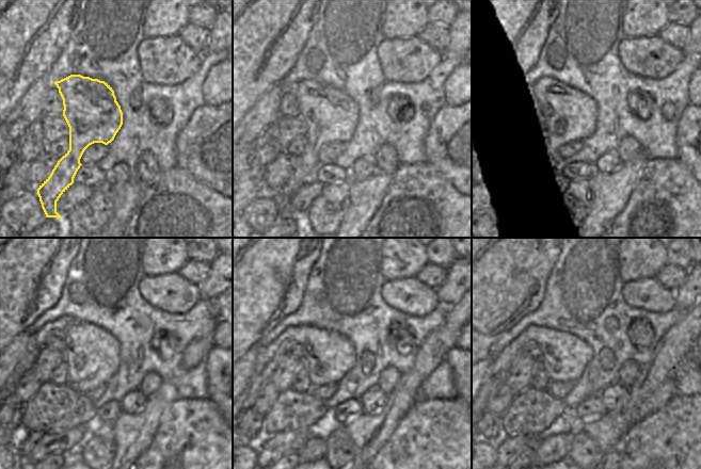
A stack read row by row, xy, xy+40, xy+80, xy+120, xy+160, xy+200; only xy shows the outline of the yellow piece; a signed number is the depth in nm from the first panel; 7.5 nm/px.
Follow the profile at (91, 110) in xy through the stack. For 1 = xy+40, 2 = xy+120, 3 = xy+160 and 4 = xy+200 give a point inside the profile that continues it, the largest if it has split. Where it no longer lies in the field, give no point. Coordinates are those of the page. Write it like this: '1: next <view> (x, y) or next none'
1: next xy+40 (331, 116)
2: next xy+120 (91, 354)
3: next xy+160 (328, 356)
4: next xy+200 (564, 355)

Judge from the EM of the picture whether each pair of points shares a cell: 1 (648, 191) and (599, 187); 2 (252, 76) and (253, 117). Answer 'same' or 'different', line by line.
1: different
2: different

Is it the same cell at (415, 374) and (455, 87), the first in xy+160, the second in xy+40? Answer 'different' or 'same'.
different

